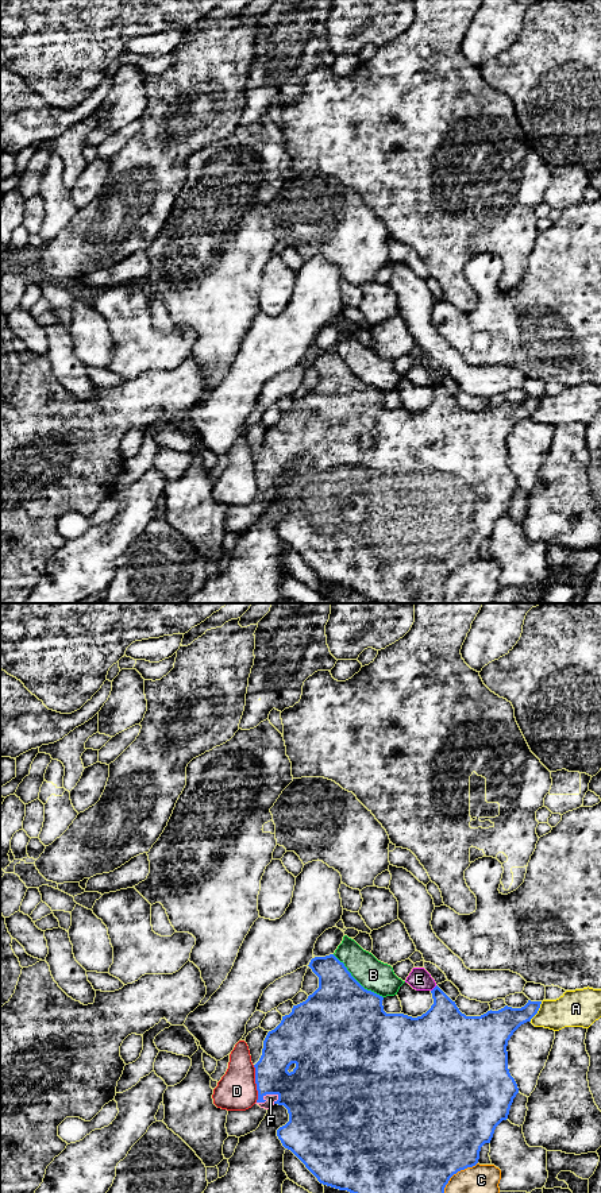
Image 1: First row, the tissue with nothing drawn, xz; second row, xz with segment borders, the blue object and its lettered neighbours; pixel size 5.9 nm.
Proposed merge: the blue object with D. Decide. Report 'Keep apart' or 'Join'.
Keep apart

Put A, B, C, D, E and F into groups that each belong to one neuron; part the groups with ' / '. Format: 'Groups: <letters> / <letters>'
Groups: A / B / C / D / E / F

